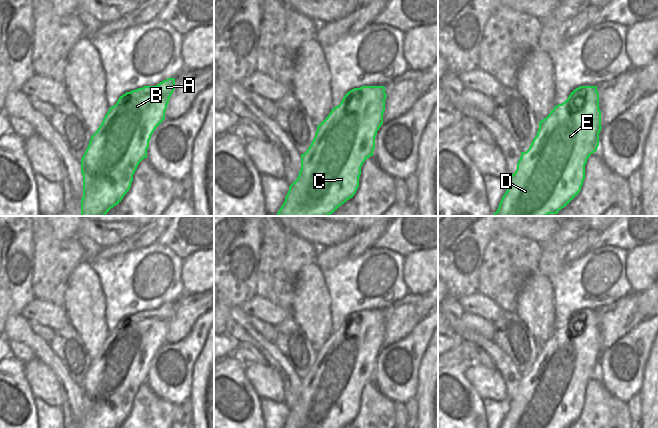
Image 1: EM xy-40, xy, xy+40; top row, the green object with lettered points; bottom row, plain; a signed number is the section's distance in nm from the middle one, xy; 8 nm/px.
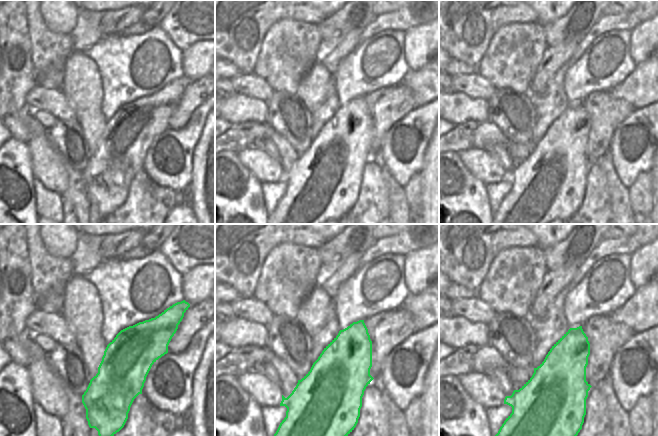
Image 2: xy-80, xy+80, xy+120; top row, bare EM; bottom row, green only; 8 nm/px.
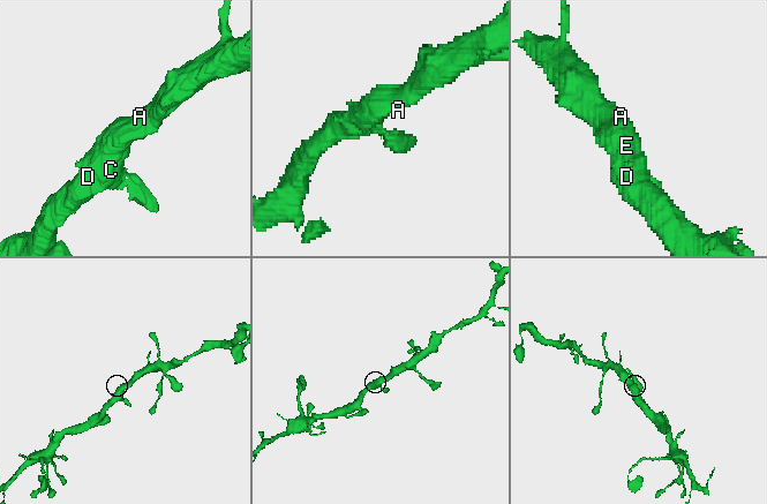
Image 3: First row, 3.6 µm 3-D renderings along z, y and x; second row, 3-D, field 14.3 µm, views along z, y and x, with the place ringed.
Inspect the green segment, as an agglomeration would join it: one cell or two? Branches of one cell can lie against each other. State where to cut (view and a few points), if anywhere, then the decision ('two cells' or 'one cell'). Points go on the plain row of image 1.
cut none; one cell

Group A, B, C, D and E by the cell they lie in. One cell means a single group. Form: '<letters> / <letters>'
A B C D E

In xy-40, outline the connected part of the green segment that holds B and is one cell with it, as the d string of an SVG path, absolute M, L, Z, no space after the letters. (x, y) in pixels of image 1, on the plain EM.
M175 302L119 321L91 360L81 383L81 428L119 428L139 387L147 382L151 359L165 343Z

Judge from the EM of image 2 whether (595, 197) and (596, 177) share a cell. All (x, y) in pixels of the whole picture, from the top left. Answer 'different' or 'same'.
same

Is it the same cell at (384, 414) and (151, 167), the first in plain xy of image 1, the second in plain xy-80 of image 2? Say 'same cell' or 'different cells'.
different cells

